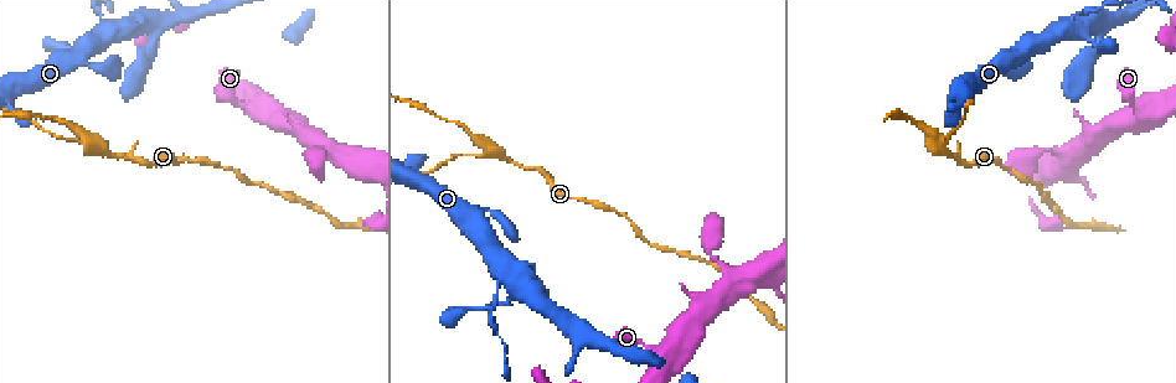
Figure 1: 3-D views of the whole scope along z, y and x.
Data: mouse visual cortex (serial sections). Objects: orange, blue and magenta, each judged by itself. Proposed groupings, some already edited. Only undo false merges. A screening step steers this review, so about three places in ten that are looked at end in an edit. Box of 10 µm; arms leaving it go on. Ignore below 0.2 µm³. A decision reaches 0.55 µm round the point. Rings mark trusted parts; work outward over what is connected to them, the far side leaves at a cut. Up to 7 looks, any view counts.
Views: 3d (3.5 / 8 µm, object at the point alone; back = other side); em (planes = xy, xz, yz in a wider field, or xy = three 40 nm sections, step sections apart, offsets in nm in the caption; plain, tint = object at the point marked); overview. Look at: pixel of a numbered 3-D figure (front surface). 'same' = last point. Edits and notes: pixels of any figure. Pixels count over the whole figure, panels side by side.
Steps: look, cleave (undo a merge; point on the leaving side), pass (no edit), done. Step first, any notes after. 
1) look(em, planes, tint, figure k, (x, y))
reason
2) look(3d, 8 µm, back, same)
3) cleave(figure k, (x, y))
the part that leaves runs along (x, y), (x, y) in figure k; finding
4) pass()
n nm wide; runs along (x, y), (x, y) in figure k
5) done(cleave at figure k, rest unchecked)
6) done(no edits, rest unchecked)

look(3d, 8 µm, figure 1, (712, 256))
abrupt turn

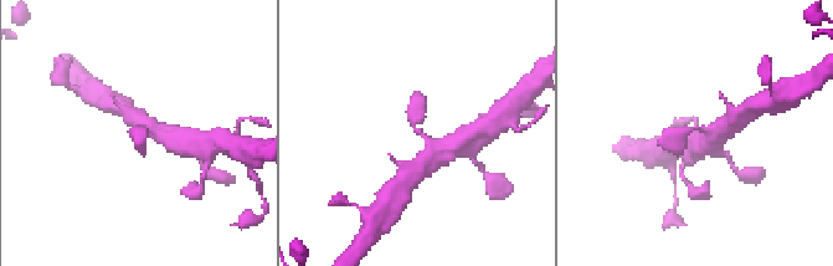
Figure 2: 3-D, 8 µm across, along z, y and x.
look(em, xy, step 1, tint, same)

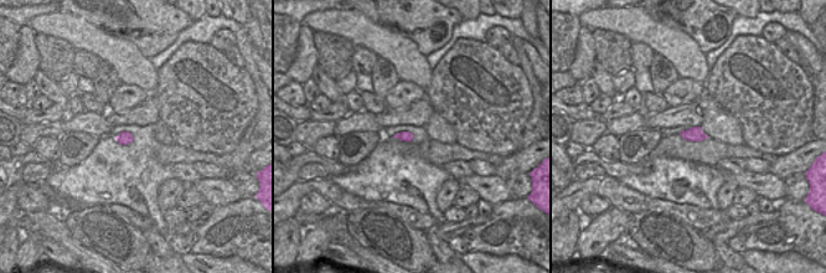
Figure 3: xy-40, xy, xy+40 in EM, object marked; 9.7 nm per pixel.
pass()
runs along (435, 152), (414, 126), (416, 97) in figure 2; all the same cell

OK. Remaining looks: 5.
look(3d, 8 µm, figure 1, (498, 275))
thin arm on a thick one

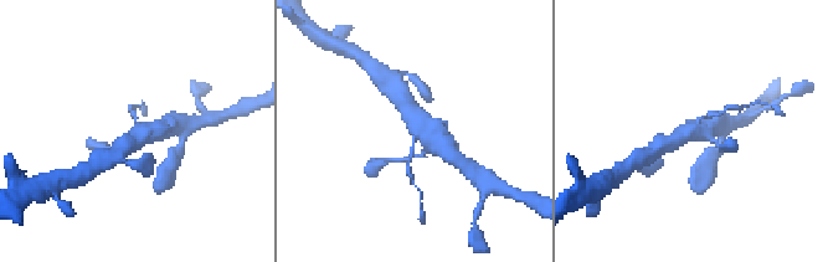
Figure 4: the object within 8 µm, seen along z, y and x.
look(em, xy, step 2, tint, same)

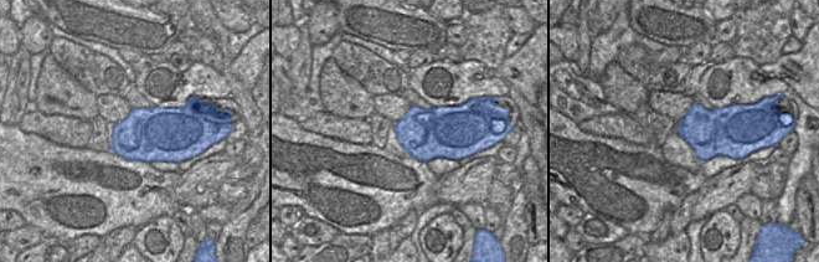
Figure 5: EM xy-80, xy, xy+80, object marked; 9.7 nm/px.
pass()
runs along (405, 101), (422, 128), (448, 153) in figure 4; all the same cell

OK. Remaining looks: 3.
look(3d, 3.5 µm, figure 1, (487, 151))
a fork

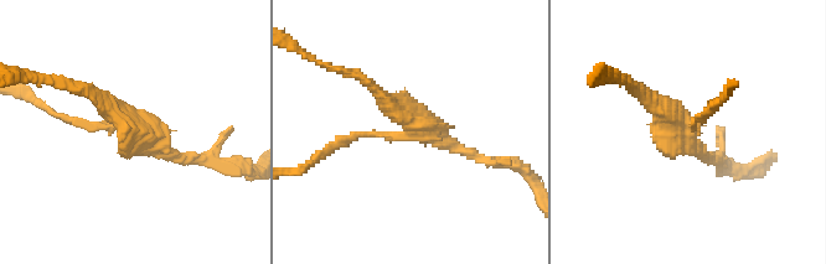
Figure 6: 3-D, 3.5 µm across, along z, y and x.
look(em, xy, step 2, tint, figure 6, (416, 125))
3 arms; arms of 100, 150, 200 nm

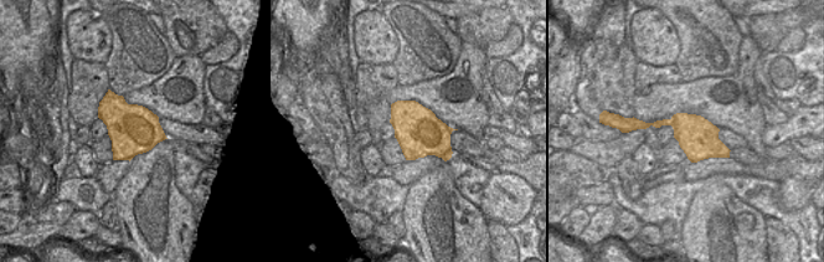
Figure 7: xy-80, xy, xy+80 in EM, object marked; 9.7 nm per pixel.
look(em, xy, step 1, tint, same)

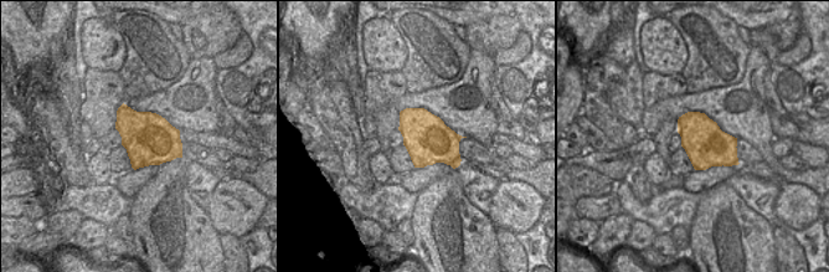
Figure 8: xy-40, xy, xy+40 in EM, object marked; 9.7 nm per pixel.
cleave(figure 6, (82, 123))
the part that leaves runs along (114, 128), (84, 128), (27, 94) in figure 6; a second cell is stuck on

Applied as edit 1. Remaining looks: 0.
done(cleave at figure 6, rest unchecked)

